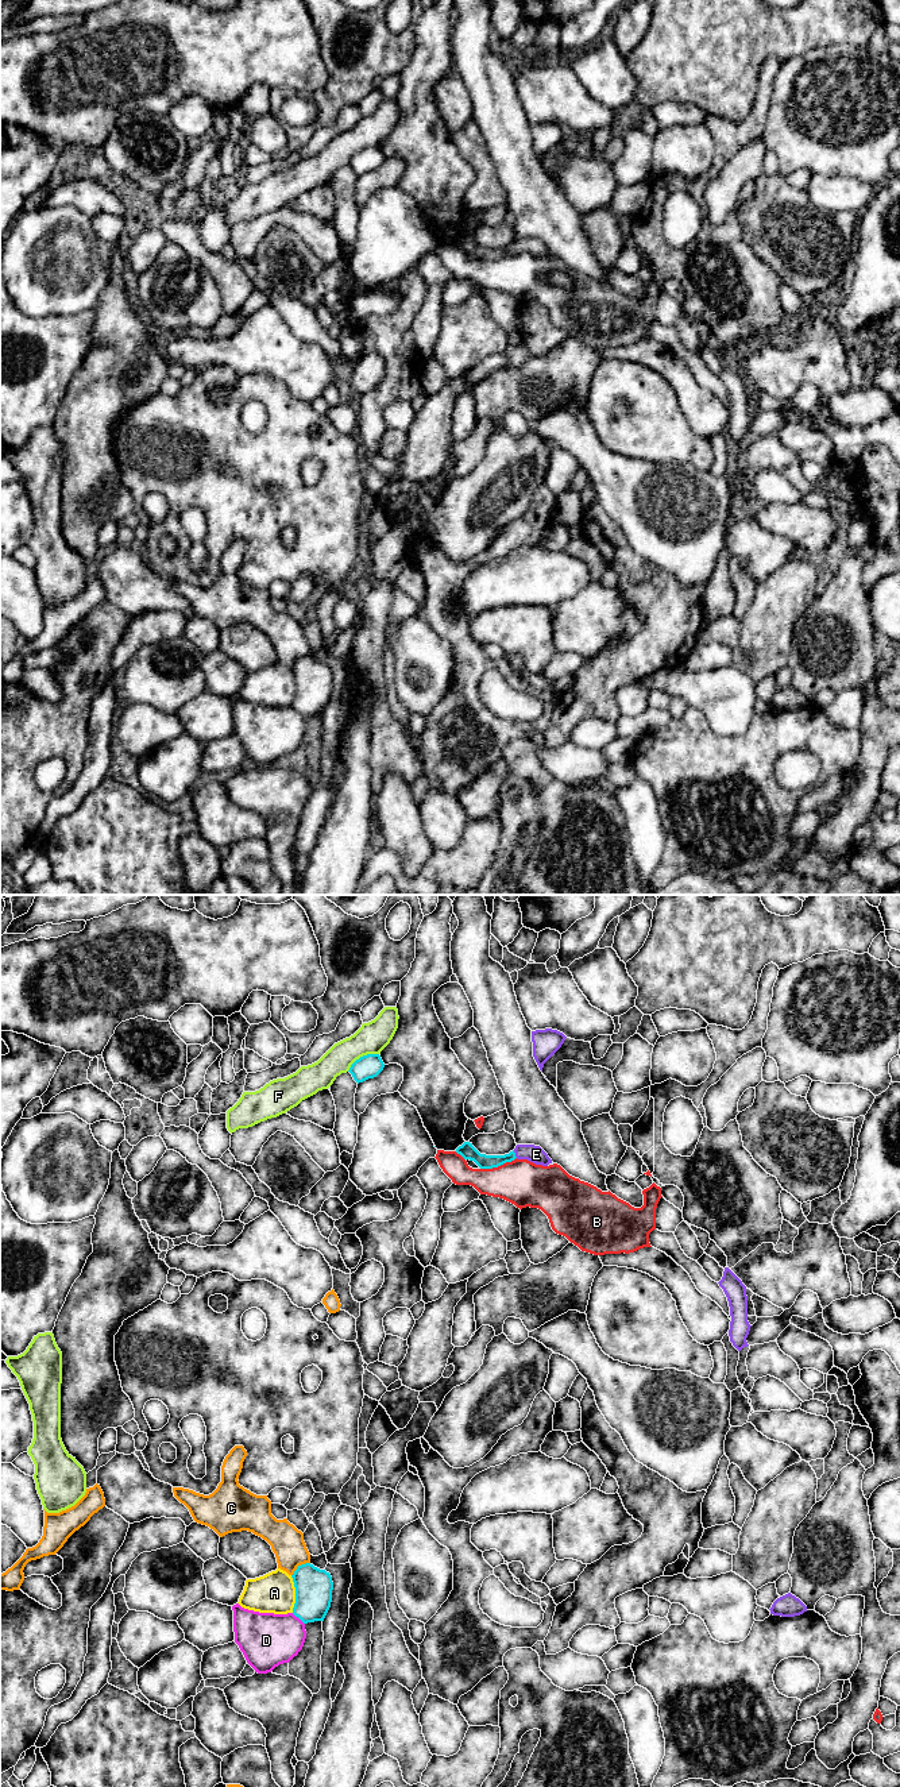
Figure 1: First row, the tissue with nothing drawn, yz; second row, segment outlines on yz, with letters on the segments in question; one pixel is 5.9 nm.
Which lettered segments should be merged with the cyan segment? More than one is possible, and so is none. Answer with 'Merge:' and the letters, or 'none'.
Merge: E

